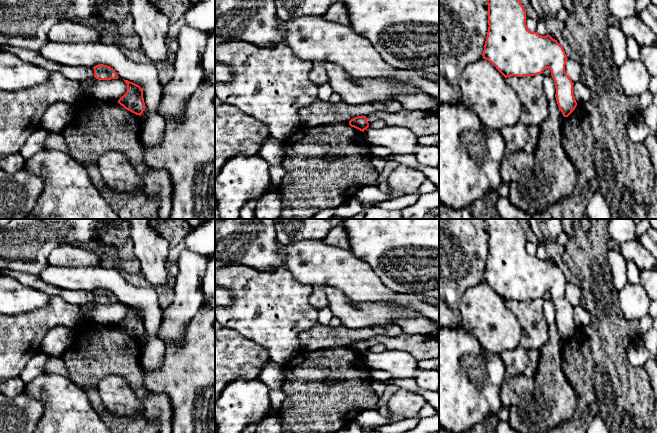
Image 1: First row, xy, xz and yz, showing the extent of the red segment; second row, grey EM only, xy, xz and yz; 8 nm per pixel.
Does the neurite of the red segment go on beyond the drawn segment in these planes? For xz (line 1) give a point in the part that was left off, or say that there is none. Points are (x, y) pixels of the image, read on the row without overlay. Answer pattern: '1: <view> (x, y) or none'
1: none

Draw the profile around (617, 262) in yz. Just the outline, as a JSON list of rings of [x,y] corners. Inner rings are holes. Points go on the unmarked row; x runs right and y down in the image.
[[[609,250],[607,255],[613,286],[617,291],[628,283],[627,263],[620,250]]]

